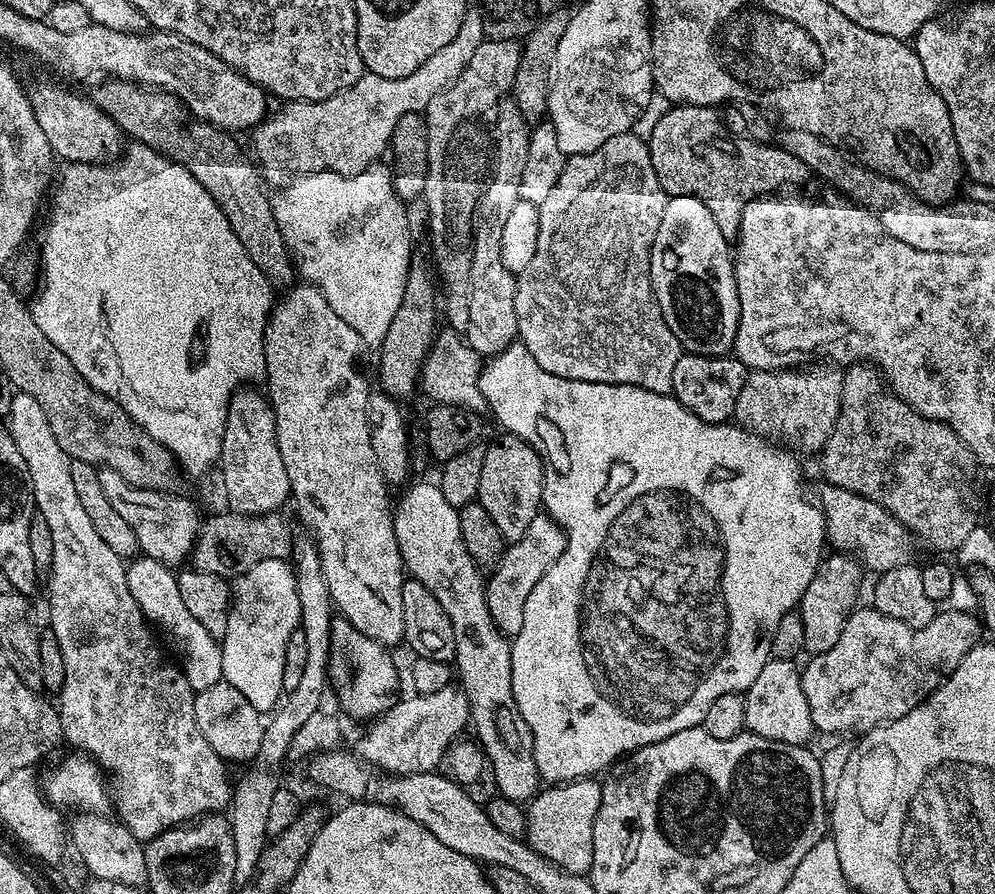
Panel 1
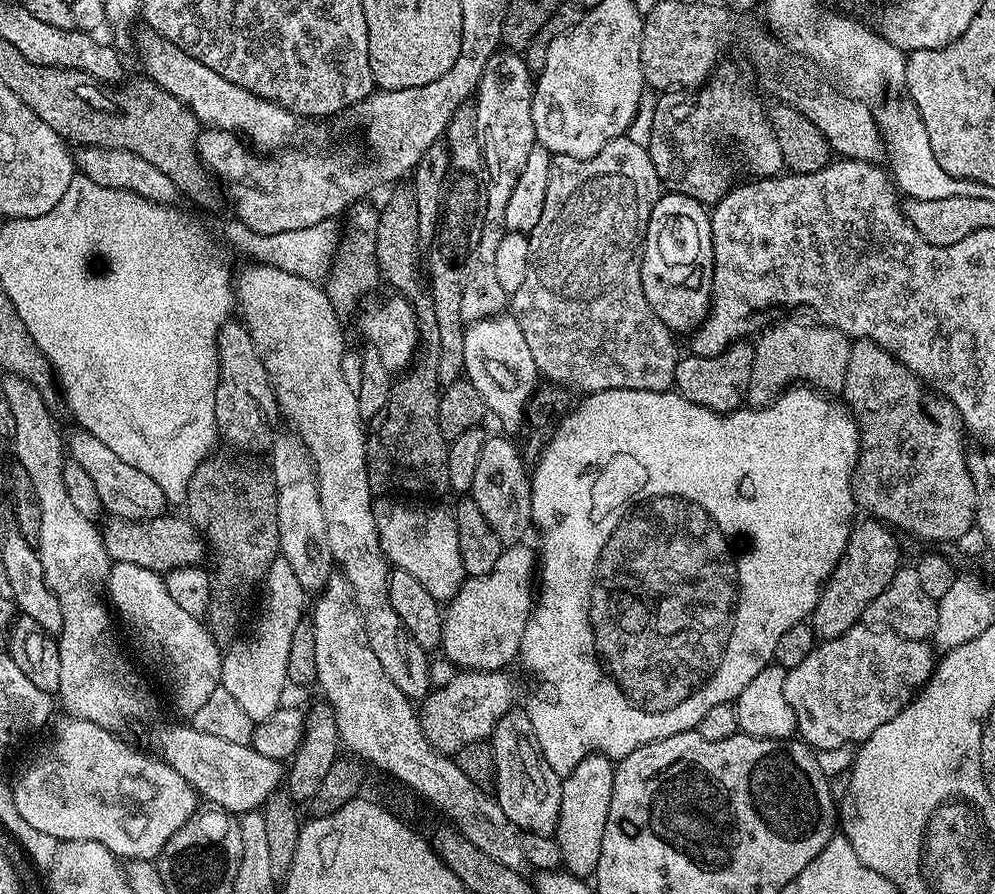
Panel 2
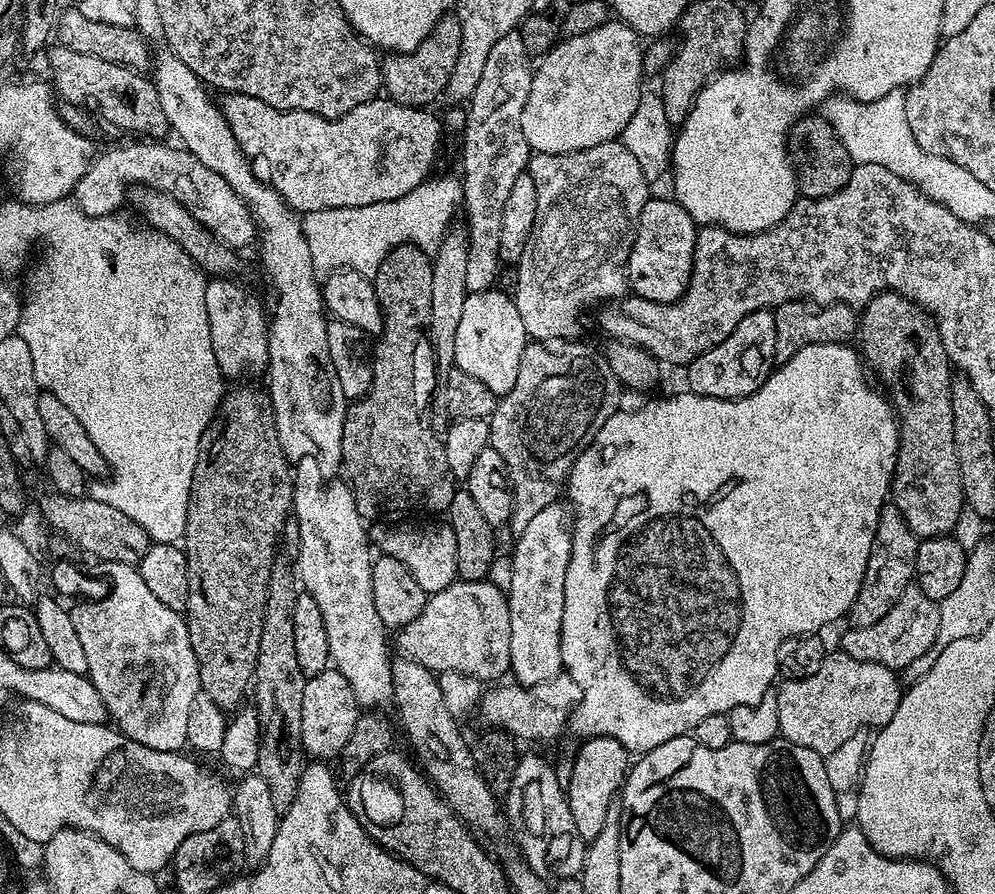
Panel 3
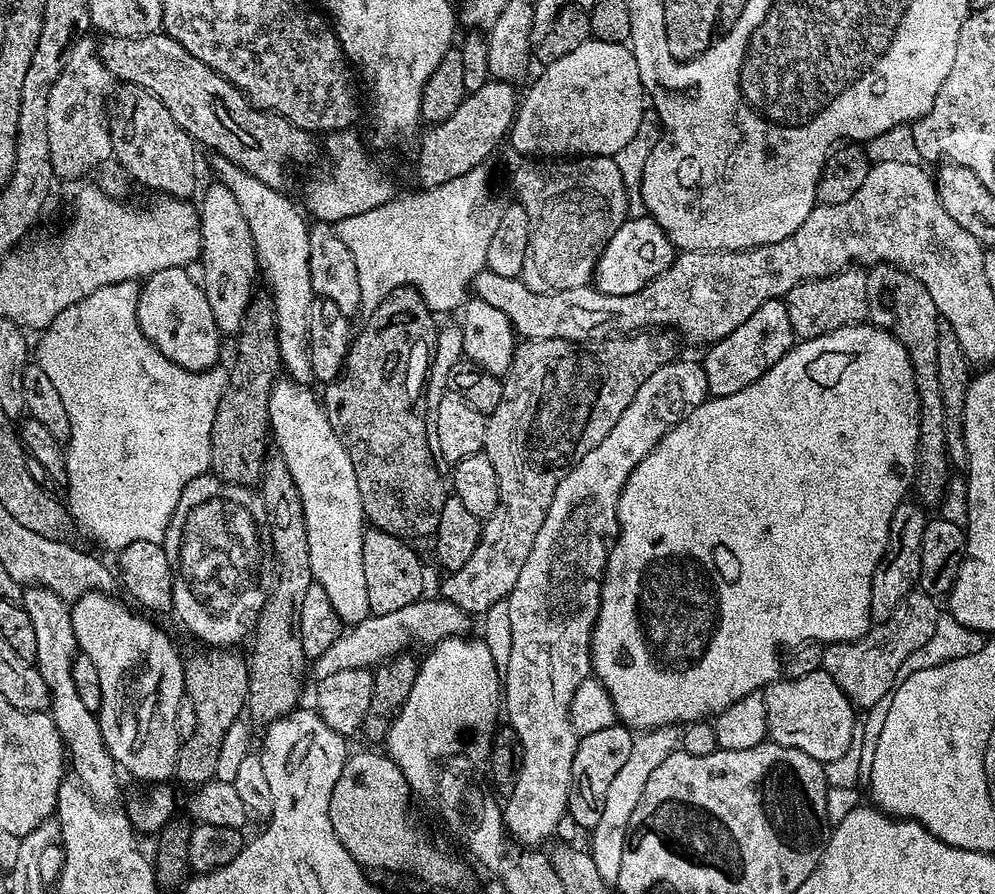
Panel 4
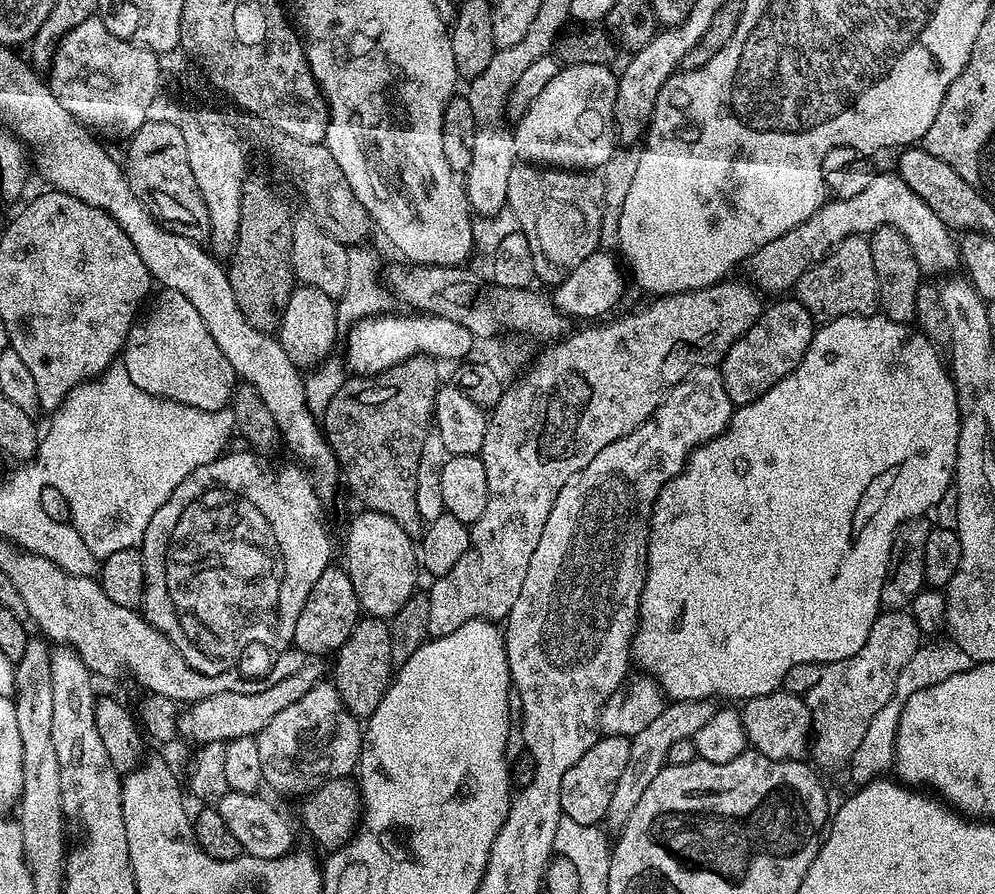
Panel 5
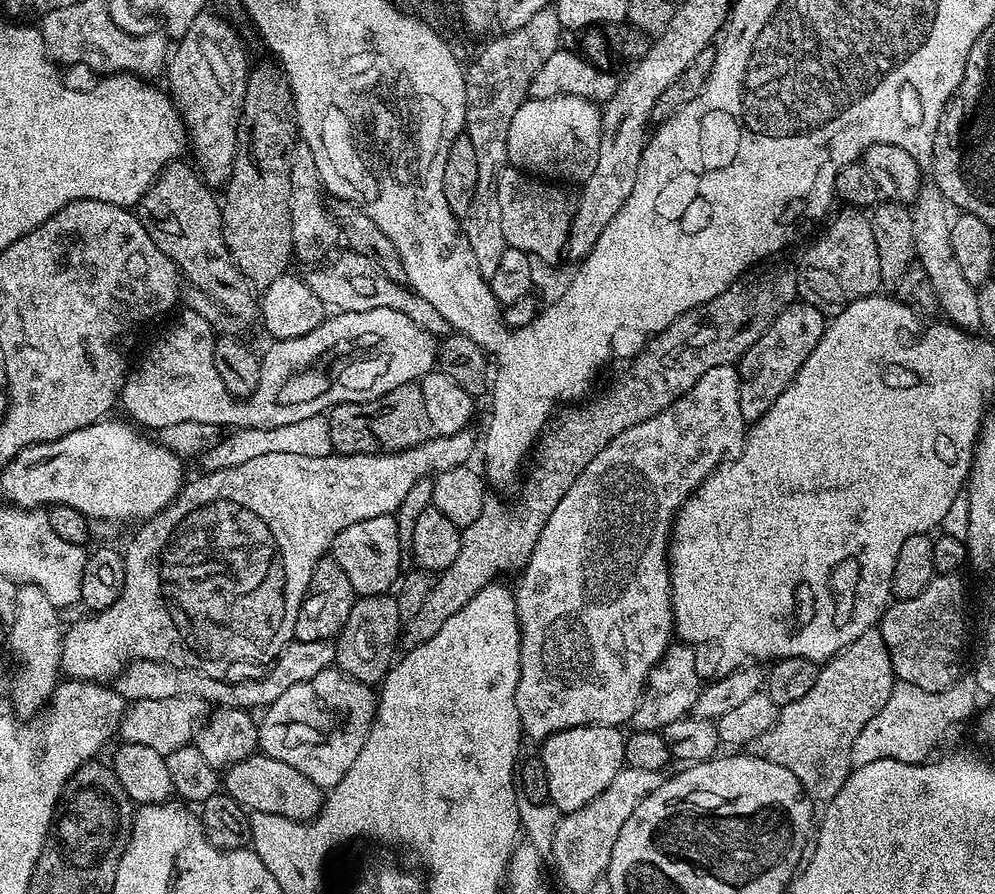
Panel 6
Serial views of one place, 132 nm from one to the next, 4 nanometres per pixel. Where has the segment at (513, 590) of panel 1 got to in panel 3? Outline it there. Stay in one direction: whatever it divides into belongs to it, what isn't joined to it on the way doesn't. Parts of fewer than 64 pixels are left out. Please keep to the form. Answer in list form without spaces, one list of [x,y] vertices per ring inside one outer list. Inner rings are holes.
[[[457,578],[450,586],[446,586],[446,590],[431,593],[422,614],[395,633],[395,647],[397,644],[407,659],[437,674],[454,671],[473,676],[481,682],[496,682],[507,677],[512,666],[510,606],[505,589],[492,583],[491,579]]]

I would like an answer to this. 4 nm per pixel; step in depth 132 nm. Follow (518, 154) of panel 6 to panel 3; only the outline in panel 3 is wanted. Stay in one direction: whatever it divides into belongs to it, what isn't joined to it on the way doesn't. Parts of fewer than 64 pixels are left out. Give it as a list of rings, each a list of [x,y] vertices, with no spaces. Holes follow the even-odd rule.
[[[610,18],[598,30],[561,39],[535,65],[532,73],[530,98],[526,98],[526,110],[522,110],[522,134],[526,134],[529,149],[533,153],[562,154],[617,139],[638,110],[642,93],[640,79],[646,76],[643,56],[642,38],[619,18]]]

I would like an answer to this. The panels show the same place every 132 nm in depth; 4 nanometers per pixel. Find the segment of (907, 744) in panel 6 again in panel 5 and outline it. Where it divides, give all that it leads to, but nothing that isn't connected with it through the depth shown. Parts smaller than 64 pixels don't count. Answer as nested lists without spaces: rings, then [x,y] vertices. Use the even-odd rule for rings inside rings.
[[[945,642],[945,644],[928,644],[925,643],[917,648],[916,652],[911,656],[910,661],[902,668],[898,674],[896,681],[896,695],[892,697],[886,706],[882,706],[882,710],[874,714],[867,724],[865,737],[862,738],[861,745],[854,750],[854,754],[848,763],[848,771],[855,781],[854,784],[863,786],[869,781],[877,779],[887,767],[888,769],[895,761],[896,736],[900,726],[901,710],[904,709],[904,703],[901,696],[908,694],[911,690],[922,688],[924,684],[942,682],[946,678],[950,678],[954,674],[962,674],[966,670],[970,670],[973,661],[959,648],[958,645]]]

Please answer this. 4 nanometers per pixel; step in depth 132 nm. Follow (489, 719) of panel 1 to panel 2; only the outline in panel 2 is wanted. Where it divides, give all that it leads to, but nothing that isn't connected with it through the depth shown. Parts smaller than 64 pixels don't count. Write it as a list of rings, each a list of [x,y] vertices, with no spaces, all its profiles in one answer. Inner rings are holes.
[[[377,496],[372,501],[374,510],[374,526],[378,526],[378,538],[392,568],[406,570],[435,600],[451,602],[458,594],[465,582],[464,567],[462,566],[462,550],[458,550],[458,526],[455,515],[444,508],[439,508],[436,502],[413,502],[408,498],[393,498],[390,496]],[[513,710],[506,713],[490,737],[496,786],[494,795],[506,818],[521,833],[533,832],[539,836],[552,836],[556,831],[558,814],[562,806],[562,778],[550,770],[550,762],[540,752],[540,743],[534,734],[527,711]]]

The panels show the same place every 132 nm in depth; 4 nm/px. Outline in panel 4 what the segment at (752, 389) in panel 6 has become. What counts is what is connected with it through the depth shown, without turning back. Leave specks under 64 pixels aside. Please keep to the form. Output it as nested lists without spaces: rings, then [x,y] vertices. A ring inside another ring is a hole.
[[[783,299],[762,302],[758,310],[754,310],[754,314],[750,314],[750,318],[738,326],[738,330],[730,330],[726,338],[717,340],[702,356],[709,393],[712,396],[725,396],[746,390],[746,386],[758,382],[758,378],[762,378],[762,374],[766,374],[766,370],[770,370],[770,366],[774,366],[774,362],[778,362],[778,358],[789,352],[795,343],[796,335],[790,326],[790,314],[786,312]]]

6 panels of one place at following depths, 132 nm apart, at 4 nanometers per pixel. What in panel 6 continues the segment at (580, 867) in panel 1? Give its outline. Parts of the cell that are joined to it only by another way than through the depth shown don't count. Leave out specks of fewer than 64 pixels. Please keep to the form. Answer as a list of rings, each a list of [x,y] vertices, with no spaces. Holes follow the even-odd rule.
[[[583,724],[577,728],[563,728],[552,736],[546,737],[539,745],[538,758],[546,766],[548,800],[561,814],[582,810],[618,774],[624,763],[625,733],[619,727],[610,724]]]

